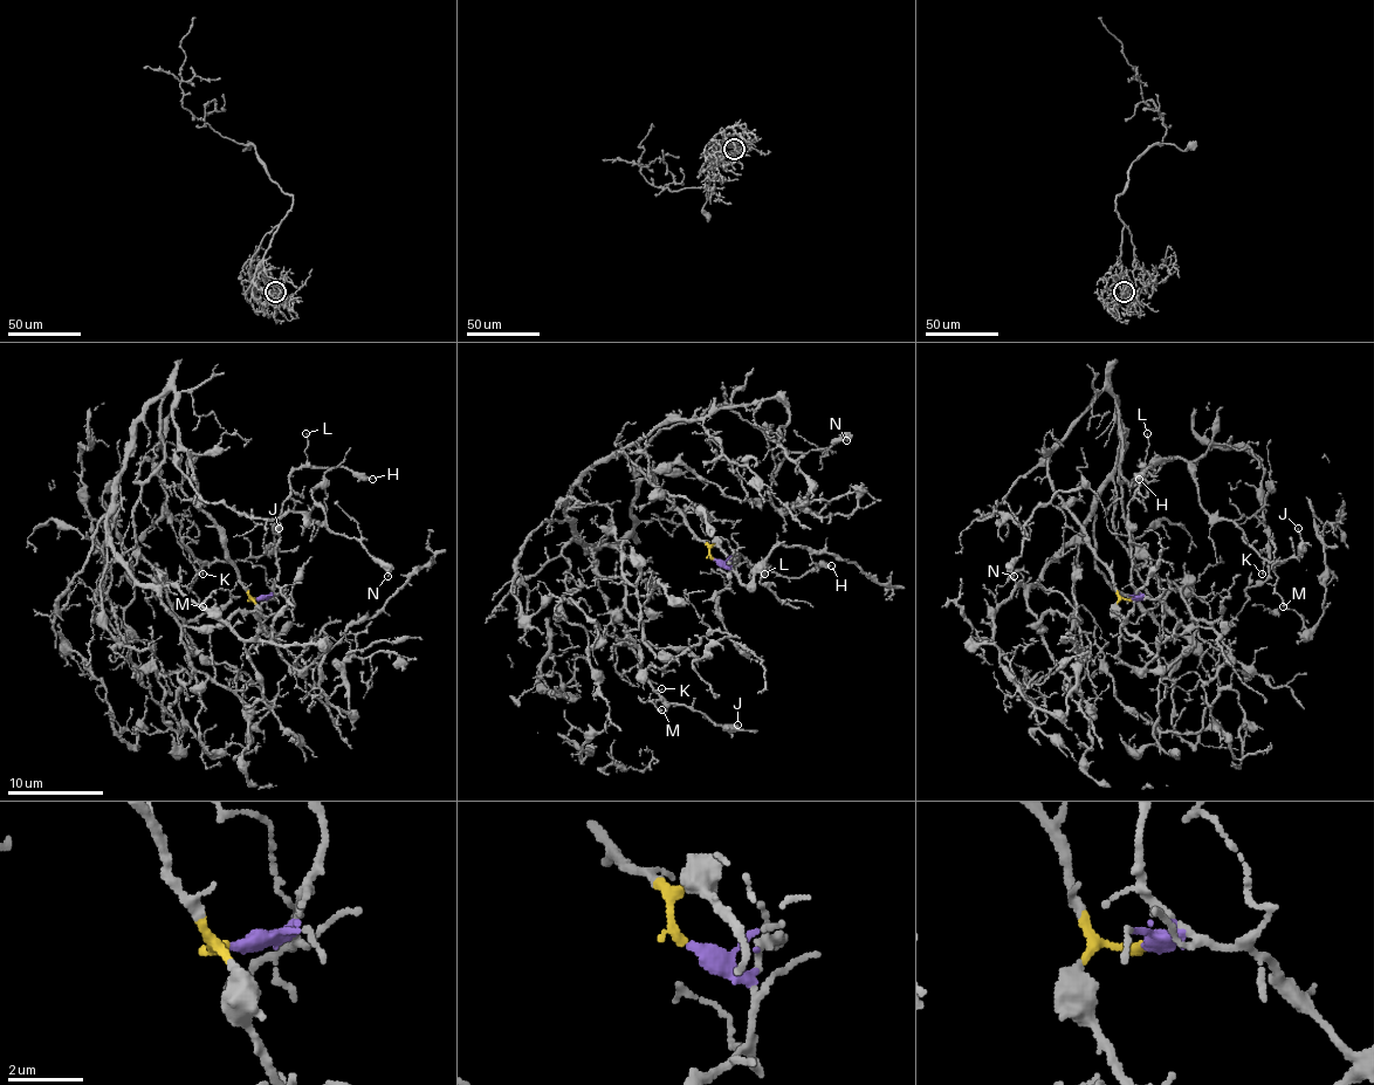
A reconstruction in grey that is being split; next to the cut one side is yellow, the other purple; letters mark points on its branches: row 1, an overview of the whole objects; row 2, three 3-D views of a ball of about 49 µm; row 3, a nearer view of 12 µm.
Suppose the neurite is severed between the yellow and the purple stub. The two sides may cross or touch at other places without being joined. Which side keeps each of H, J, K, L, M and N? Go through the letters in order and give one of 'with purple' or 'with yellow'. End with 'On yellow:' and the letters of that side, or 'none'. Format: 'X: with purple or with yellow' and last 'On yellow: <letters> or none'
H: with purple
J: with yellow
K: with yellow
L: with purple
M: with yellow
N: with yellow
On yellow: J, K, M, N

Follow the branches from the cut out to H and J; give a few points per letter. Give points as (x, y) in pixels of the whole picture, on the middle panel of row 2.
H: (714, 558), (730, 561), (740, 554), (755, 570), (803, 577), (810, 570), (831, 565)
J: (714, 558), (650, 475), (623, 549), (595, 556), (597, 585), (639, 673), (668, 702), (737, 723)

